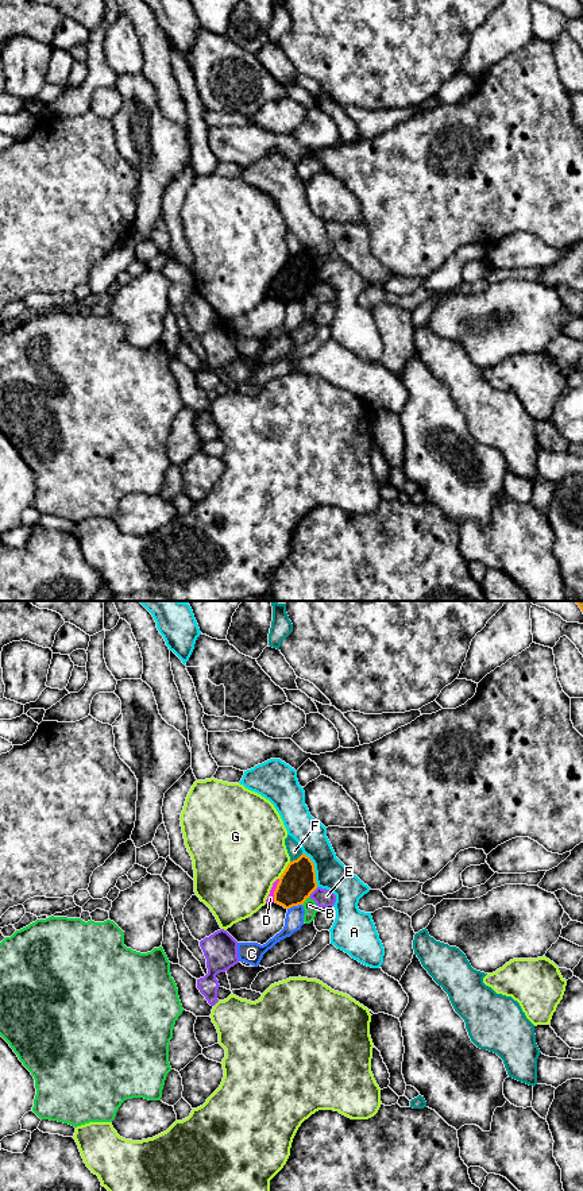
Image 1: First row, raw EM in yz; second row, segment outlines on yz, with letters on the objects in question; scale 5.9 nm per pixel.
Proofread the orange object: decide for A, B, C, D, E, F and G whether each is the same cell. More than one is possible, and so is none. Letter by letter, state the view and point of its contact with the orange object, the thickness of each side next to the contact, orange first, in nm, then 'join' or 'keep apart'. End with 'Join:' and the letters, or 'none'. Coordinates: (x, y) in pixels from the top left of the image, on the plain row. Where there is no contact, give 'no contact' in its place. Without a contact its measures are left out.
A: yz (313, 263) | 200/190 nm | keep apart
B: yz (305, 295) | 200/80 nm | keep apart
C: yz (294, 300) | 200/110 nm | keep apart
D: yz (275, 285) | 200/50 nm | join
E: yz (312, 286) | 200/110 nm | keep apart
F: yz (297, 254) | 200/90 nm | keep apart
G: yz (285, 265) | 200/460 nm | keep apart
Join: D

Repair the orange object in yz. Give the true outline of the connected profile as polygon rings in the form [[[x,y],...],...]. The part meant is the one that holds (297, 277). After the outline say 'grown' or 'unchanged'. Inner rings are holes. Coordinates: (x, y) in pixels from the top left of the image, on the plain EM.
[[[302,248],[297,255],[287,259],[286,265],[273,278],[266,298],[278,298],[285,304],[304,300],[317,284],[314,259]]]; grown

